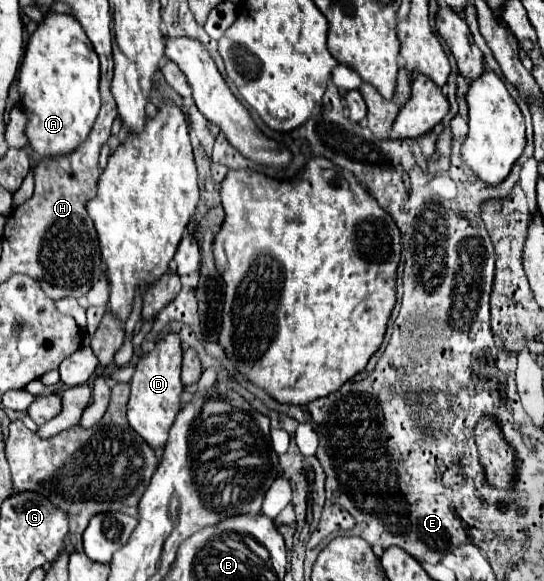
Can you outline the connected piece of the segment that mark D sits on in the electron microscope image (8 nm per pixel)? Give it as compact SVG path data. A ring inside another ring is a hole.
M170 333L166 339L156 343L156 349L152 353L140 359L130 381L132 393L128 401L128 423L152 449L160 449L166 445L168 431L178 411L182 409L180 395L184 391L184 385L180 383L180 363L182 363L180 339L178 335Z

